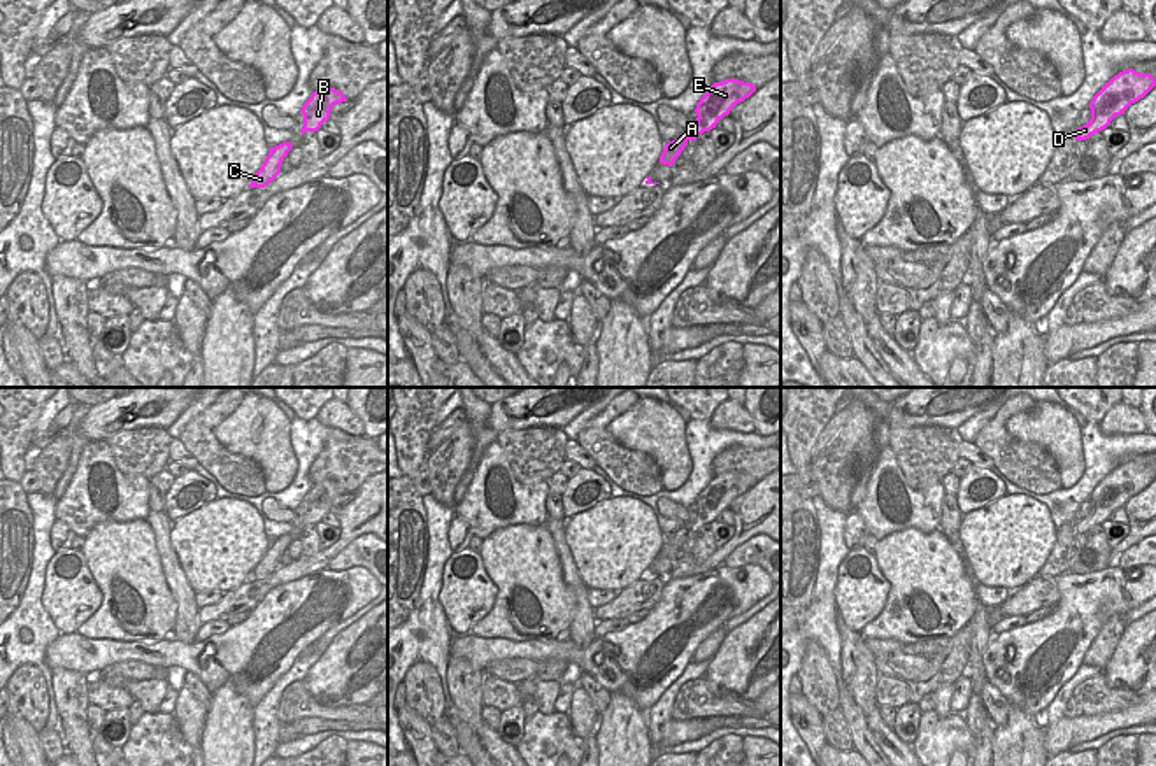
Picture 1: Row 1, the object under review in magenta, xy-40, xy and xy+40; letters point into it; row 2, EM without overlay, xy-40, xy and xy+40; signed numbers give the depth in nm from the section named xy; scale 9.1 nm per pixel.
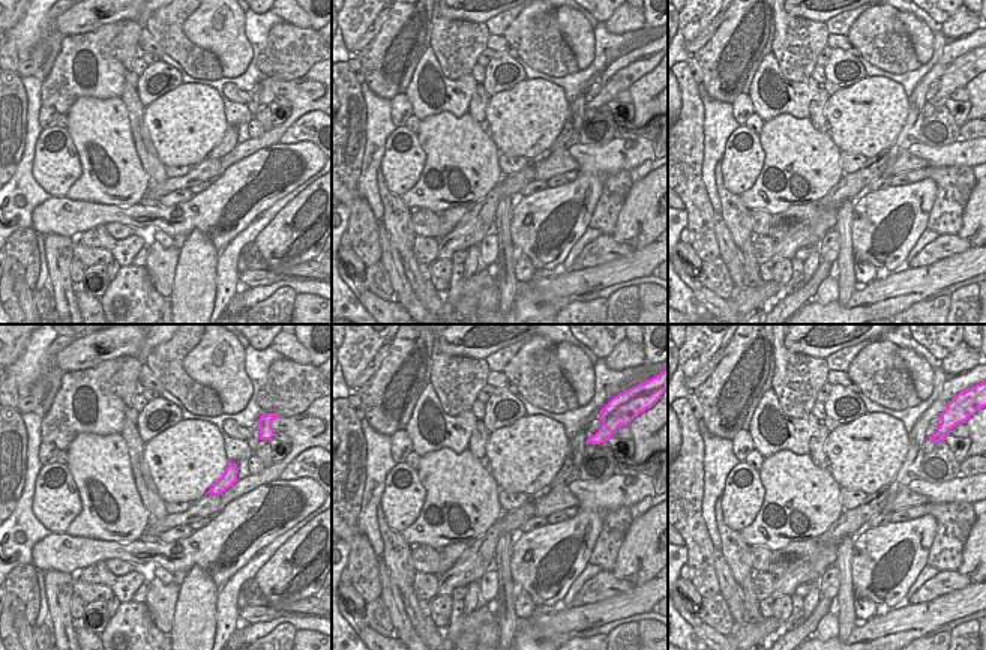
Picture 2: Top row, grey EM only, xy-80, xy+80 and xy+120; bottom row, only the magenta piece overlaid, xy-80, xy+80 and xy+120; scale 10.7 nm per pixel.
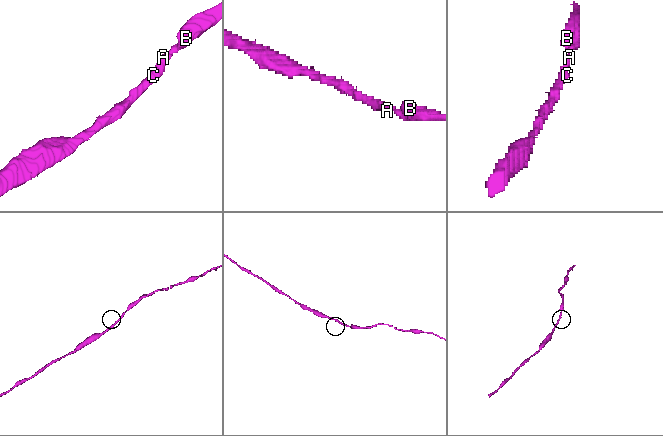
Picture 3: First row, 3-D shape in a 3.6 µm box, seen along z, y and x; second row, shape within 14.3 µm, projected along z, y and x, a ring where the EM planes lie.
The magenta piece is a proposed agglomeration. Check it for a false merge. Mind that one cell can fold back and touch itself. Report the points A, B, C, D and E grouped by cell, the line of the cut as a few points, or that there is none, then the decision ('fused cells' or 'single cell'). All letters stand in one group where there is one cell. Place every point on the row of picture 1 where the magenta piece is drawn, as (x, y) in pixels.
A B C D E; no cut; single cell

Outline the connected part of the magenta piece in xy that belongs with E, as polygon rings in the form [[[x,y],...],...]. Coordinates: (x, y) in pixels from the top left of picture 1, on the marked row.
[[[726,79],[714,82],[710,89],[696,103],[696,124],[686,130],[679,138],[665,144],[660,163],[672,167],[681,156],[689,140],[696,140],[703,131],[710,131],[716,124],[730,114],[730,110],[749,98],[756,86],[739,79]]]

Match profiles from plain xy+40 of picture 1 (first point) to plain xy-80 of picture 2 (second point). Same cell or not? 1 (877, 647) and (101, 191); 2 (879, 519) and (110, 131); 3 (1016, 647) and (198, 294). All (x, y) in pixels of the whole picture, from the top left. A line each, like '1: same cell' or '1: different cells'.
1: different cells
2: different cells
3: different cells

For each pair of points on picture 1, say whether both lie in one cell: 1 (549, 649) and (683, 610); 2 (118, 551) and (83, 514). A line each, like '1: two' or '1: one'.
1: one
2: two

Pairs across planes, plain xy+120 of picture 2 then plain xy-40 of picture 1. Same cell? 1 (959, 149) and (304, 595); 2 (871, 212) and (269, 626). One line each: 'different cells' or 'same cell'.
1: same cell
2: same cell

